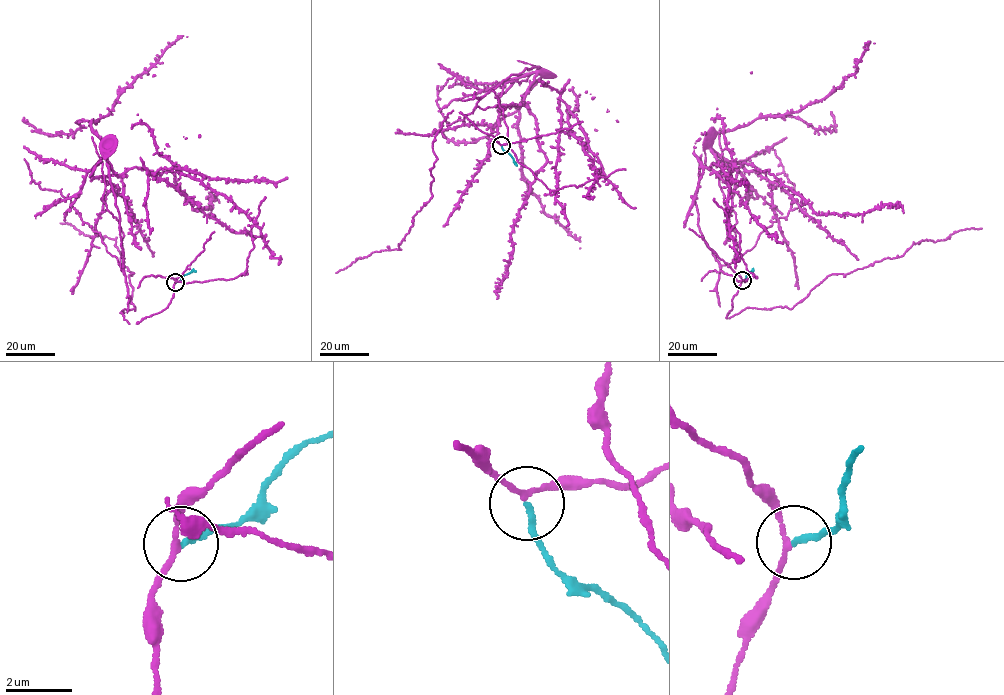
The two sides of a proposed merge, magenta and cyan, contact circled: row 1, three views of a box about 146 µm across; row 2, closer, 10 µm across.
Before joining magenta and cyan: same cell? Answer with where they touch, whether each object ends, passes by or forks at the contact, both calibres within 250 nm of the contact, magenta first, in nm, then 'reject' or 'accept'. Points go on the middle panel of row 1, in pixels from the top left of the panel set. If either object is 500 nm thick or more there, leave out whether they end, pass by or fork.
(501, 145) | magenta passes by | cyan ends | 140/180 nm | reject

